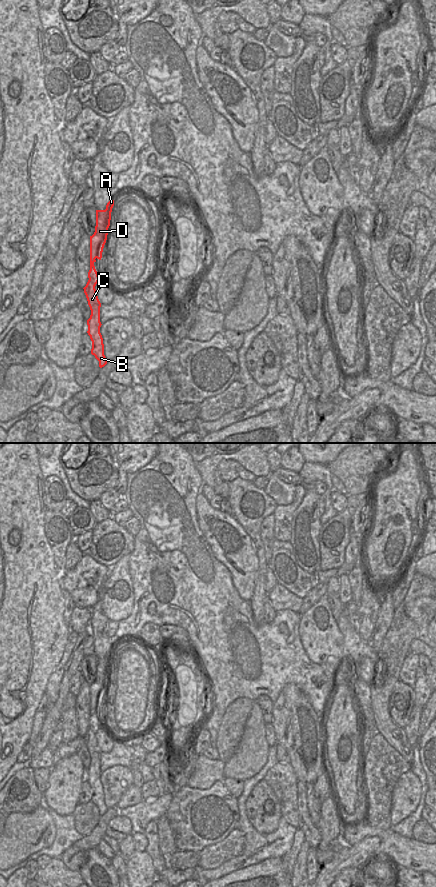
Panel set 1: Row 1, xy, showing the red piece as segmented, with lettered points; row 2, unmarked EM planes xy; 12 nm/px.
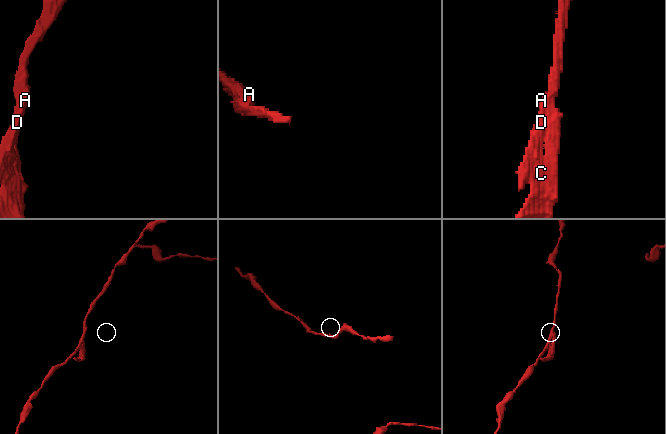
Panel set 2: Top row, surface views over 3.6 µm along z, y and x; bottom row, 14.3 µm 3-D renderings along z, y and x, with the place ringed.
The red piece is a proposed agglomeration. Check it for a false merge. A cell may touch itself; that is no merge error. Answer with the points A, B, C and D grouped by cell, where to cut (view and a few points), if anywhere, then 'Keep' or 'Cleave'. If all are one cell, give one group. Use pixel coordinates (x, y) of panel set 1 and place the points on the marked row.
Groups: A D / B C. Split along xy (89, 279), (95, 284). Cleave.

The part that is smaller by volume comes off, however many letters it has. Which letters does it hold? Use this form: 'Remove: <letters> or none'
Remove: B, C

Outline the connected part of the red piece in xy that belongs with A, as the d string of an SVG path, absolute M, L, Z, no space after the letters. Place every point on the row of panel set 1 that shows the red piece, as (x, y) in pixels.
M110 200L106 205L105 210L96 210L95 232L90 236L90 270L88 272L88 278L94 284L97 284L100 278L95 269L94 263L96 262L96 258L99 260L102 258L113 206L114 200Z

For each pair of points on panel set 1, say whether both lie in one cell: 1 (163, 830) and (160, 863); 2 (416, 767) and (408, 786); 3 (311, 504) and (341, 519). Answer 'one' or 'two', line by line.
1: two
2: two
3: two

